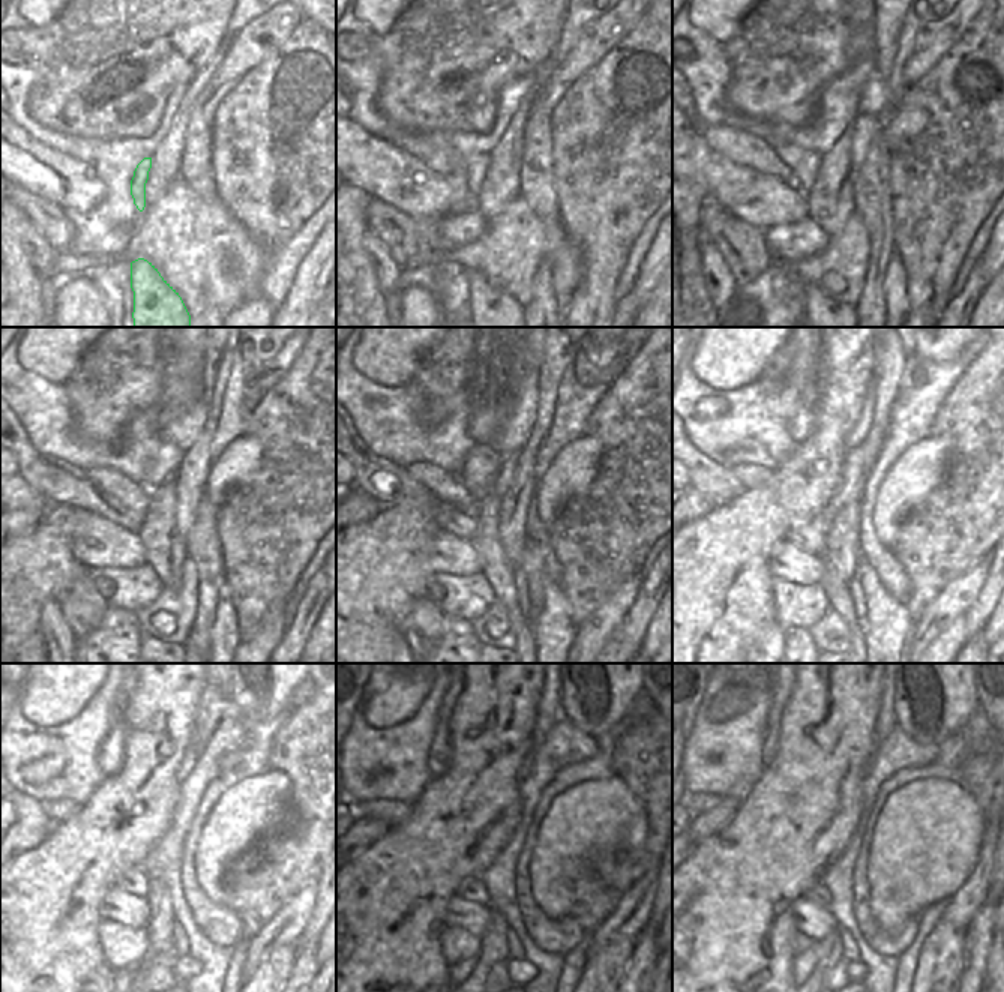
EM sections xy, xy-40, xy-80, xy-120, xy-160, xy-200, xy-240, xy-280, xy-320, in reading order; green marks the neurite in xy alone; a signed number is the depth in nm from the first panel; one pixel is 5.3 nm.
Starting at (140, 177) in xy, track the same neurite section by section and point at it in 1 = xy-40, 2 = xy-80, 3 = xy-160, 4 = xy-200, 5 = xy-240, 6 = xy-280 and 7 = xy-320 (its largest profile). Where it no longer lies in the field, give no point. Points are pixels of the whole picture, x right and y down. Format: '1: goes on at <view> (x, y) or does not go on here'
1: goes on at xy-40 (476, 164)
2: goes on at xy-80 (805, 164)
3: goes on at xy-160 (446, 486)
4: goes on at xy-200 (752, 474)
5: goes on at xy-240 (59, 811)
6: goes on at xy-280 (389, 811)
7: goes on at xy-320 (703, 802)

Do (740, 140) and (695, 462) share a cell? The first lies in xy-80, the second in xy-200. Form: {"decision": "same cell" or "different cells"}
{"decision": "same cell"}

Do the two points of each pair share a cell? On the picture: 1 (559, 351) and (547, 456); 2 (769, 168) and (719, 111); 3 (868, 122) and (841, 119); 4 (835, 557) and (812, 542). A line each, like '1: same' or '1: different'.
1: different
2: different
3: different
4: different

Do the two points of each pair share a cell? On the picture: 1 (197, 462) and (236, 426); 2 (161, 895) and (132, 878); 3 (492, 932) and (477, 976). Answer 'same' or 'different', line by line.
1: different
2: different
3: same

